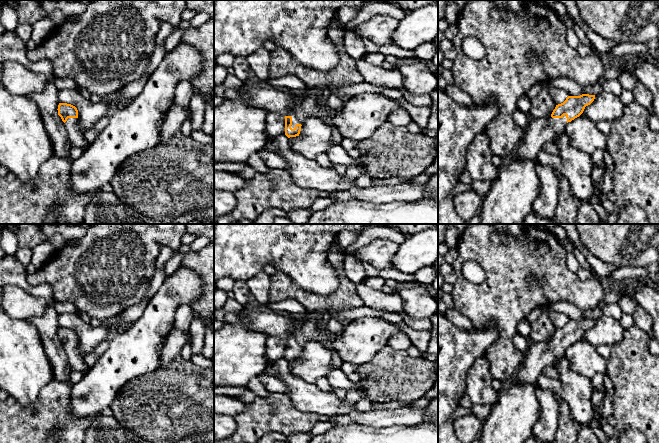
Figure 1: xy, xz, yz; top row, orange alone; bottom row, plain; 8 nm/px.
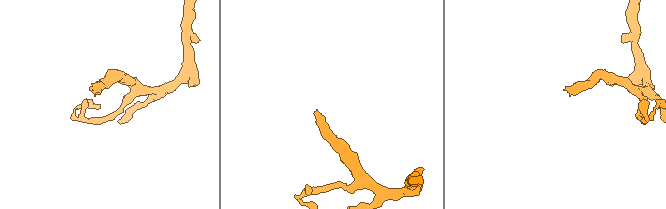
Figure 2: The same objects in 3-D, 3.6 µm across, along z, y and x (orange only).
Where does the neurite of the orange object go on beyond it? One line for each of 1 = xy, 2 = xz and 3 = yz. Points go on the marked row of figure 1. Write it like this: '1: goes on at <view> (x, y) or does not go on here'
1: goes on at xy (77, 138)
2: goes on at xz (262, 96)
3: goes on at yz (540, 130)

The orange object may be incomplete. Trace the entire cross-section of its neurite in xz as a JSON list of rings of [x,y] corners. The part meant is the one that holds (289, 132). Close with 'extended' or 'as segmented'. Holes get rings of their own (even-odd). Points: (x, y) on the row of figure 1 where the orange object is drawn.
[[[244,83],[240,88],[225,90],[227,99],[247,99],[254,107],[283,115],[285,135],[288,138],[299,136],[302,126],[302,119],[295,114],[295,99],[309,95],[311,94],[292,95],[266,84]]]; extended

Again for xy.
[[[59,103],[58,115],[61,117],[67,129],[69,139],[73,146],[85,149],[88,143],[84,134],[78,127],[78,110],[75,106],[67,103]]]; extended

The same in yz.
[[[589,94],[568,96],[563,103],[556,105],[550,117],[533,118],[524,129],[515,157],[519,160],[536,159],[543,145],[555,143],[565,132],[566,124],[579,117],[594,99],[595,95]]]; extended

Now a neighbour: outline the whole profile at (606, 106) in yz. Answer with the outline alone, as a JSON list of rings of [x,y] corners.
[[[602,90],[595,95],[594,101],[585,107],[581,115],[586,116],[595,123],[602,120],[611,123],[622,116],[623,109],[624,105],[619,96]]]

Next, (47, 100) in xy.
[[[53,83],[48,84],[39,93],[29,94],[38,106],[44,126],[50,136],[54,156],[70,158],[70,149],[73,146],[67,129],[58,115],[58,90]]]

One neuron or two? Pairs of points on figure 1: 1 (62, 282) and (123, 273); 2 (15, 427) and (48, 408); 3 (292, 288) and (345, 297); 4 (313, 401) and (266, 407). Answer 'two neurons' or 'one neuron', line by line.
1: one neuron
2: one neuron
3: one neuron
4: two neurons

